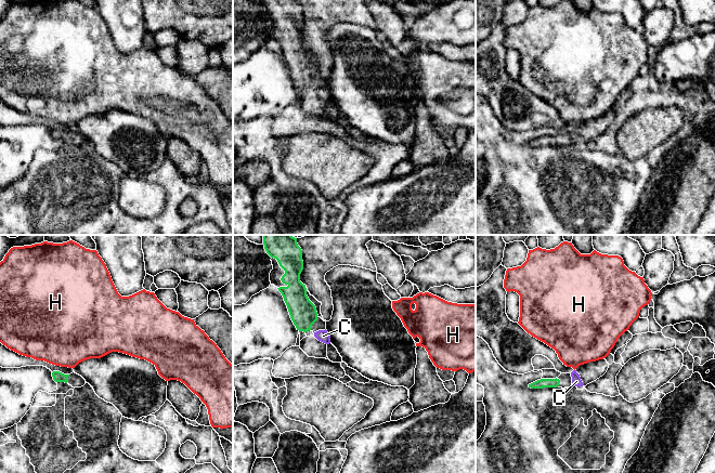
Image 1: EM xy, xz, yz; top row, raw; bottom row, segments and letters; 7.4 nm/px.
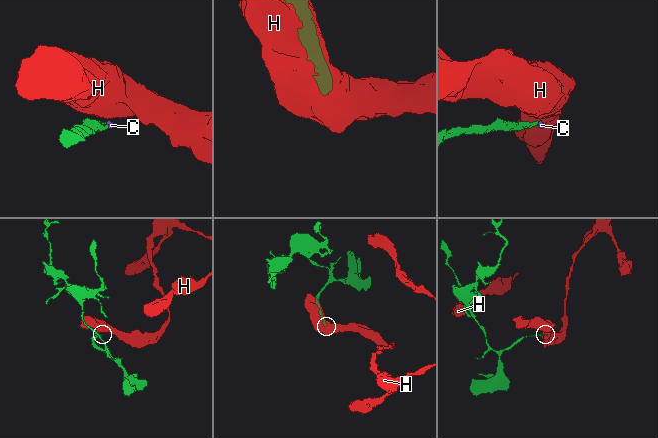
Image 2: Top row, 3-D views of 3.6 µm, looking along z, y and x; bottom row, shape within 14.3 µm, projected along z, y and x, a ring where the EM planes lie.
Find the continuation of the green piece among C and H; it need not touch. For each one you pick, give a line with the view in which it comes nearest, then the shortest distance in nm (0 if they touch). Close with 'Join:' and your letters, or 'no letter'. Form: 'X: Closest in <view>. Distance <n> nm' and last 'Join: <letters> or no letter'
C: Closest in xz. Distance 40 nm
Join: C

